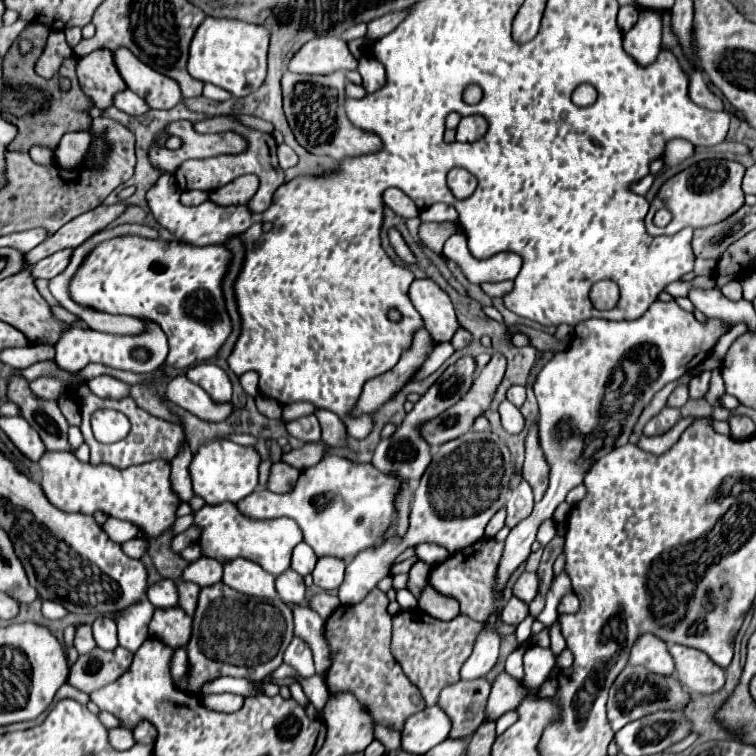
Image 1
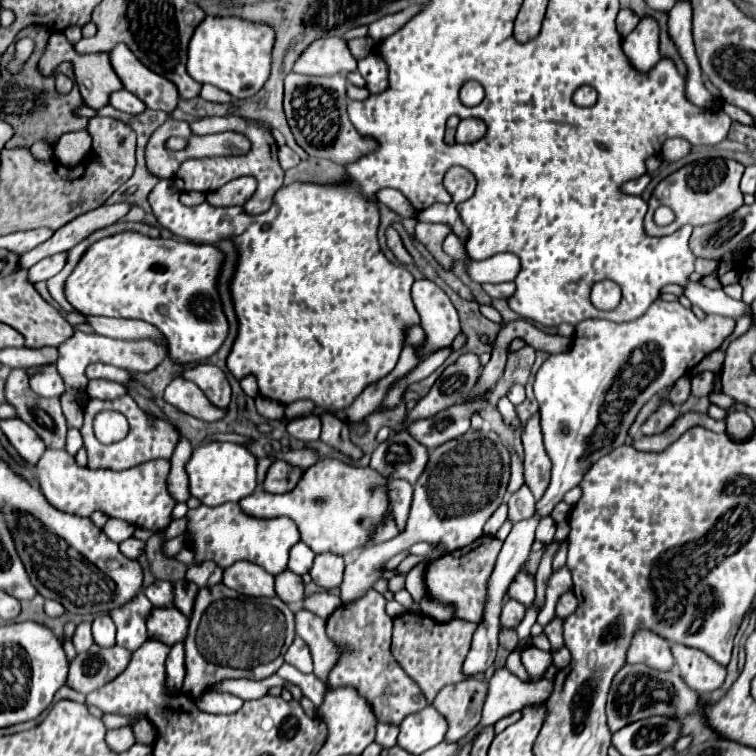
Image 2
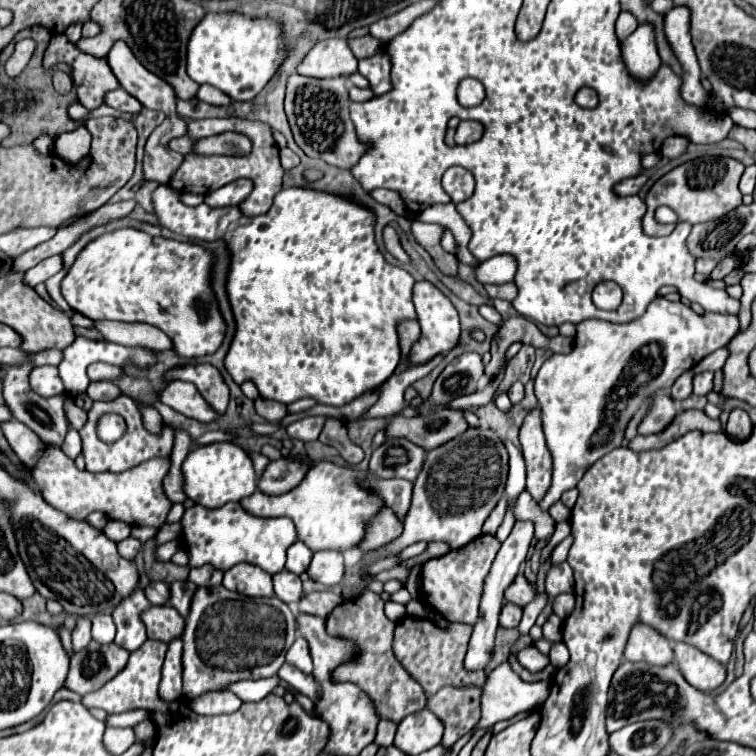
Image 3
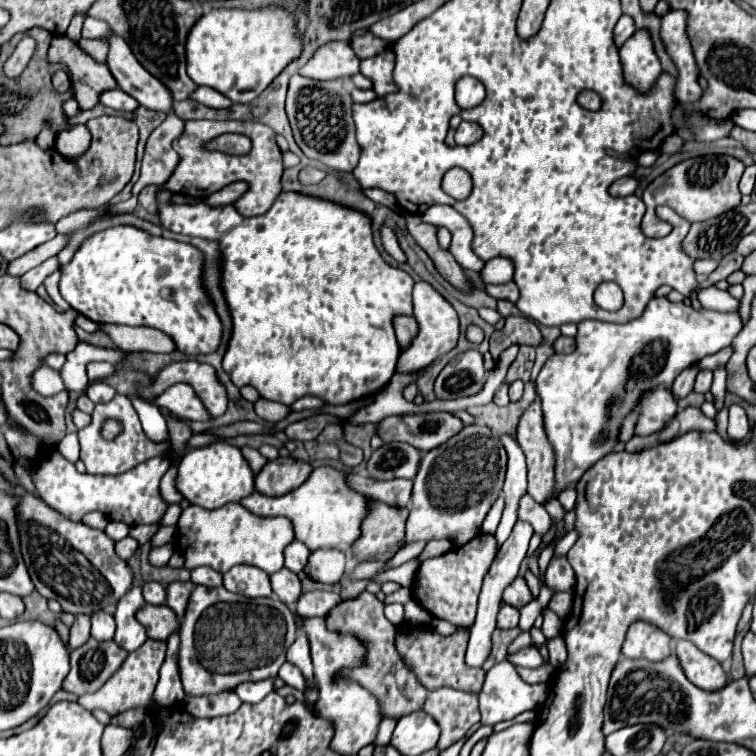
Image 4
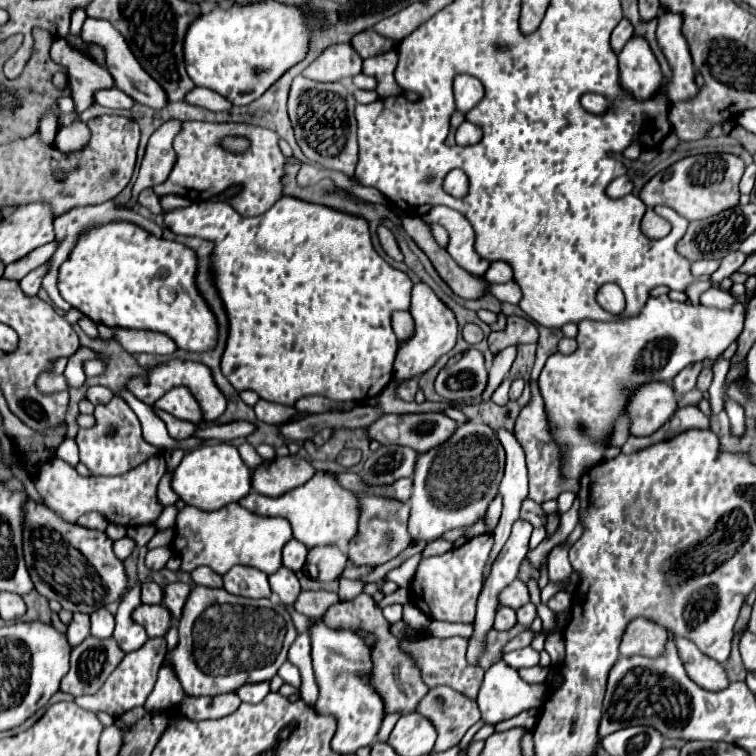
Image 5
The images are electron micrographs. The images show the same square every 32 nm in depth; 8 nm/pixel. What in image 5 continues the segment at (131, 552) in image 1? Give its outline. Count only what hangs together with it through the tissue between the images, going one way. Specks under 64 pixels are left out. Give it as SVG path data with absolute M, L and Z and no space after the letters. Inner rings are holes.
M120 538L120 540L116 540L114 542L114 554L120 558L120 560L124 560L124 558L128 558L130 556L130 552L134 550L134 540L130 540L130 538Z

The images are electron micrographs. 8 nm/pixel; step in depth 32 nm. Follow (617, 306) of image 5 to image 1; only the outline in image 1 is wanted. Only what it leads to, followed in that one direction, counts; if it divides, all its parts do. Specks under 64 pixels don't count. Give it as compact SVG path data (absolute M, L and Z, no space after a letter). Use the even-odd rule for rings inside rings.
M600 280L590 290L590 300L596 308L610 310L616 306L618 298L620 298L620 290L612 280Z

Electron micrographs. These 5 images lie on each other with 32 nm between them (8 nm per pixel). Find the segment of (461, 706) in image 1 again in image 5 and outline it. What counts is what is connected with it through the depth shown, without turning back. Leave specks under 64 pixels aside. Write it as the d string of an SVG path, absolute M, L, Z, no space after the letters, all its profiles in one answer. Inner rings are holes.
M448 686L430 688L428 694L418 702L416 712L420 716L428 718L436 728L438 738L436 738L436 744L434 744L434 752L444 752L444 750L456 746L462 740L462 736L468 732L468 728L480 720L480 710L476 708L476 702L468 700L466 696L460 696L458 692L454 692Z

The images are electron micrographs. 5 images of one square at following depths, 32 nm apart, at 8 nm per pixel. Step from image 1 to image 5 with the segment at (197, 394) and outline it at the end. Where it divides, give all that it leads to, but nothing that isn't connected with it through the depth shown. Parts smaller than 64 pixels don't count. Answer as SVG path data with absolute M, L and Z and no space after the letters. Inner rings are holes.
M172 388L172 392L166 392L160 400L156 400L154 408L172 414L178 420L200 422L200 408L196 400L192 400L192 394L188 394L186 388Z

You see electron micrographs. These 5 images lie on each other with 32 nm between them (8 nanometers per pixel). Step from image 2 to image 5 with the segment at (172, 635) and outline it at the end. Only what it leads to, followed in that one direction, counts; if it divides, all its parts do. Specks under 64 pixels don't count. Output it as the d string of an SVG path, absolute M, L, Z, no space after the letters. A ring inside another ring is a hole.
M138 606L134 612L132 612L132 620L140 626L146 628L146 634L150 638L156 638L156 636L164 636L166 630L170 628L170 622L172 622L172 616L170 612L164 608L164 606Z

